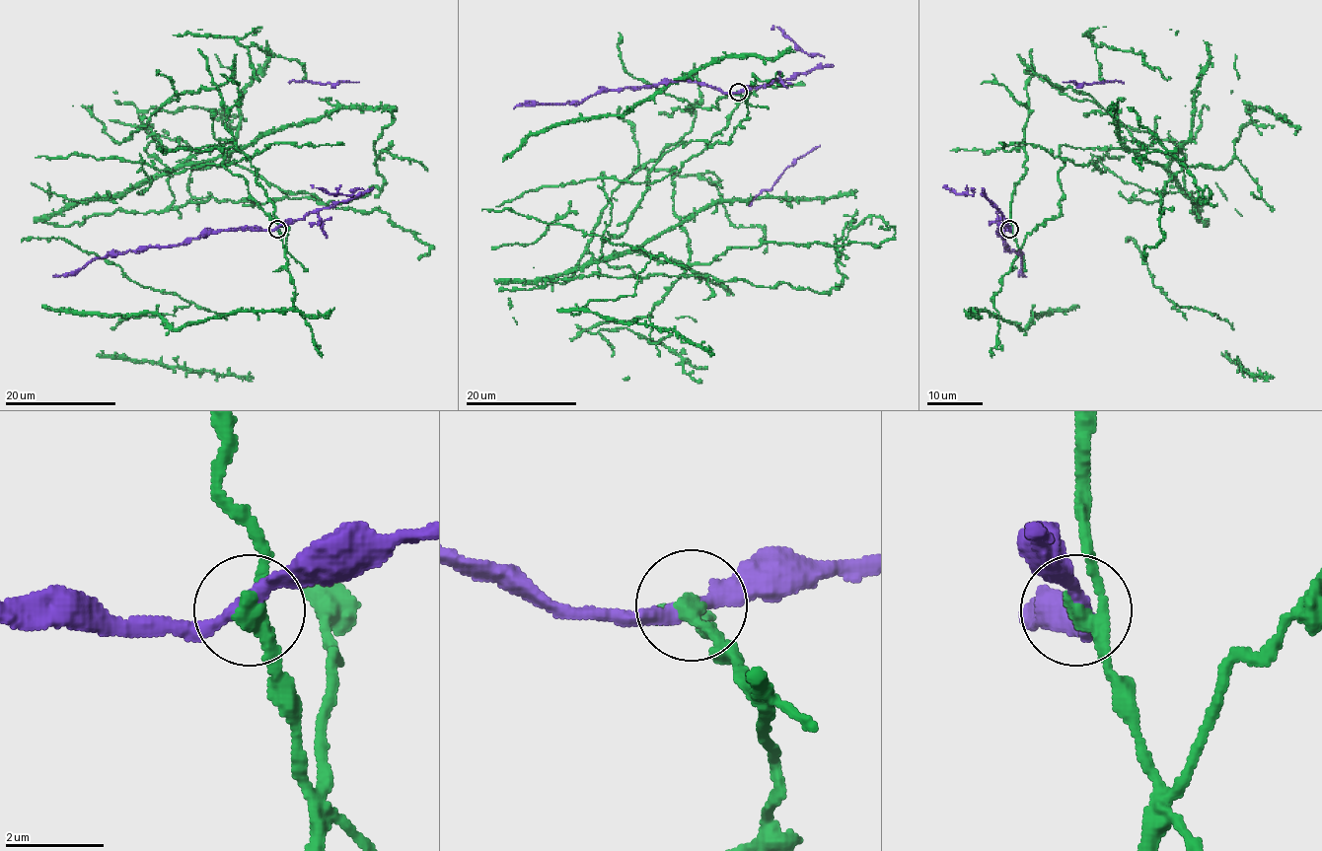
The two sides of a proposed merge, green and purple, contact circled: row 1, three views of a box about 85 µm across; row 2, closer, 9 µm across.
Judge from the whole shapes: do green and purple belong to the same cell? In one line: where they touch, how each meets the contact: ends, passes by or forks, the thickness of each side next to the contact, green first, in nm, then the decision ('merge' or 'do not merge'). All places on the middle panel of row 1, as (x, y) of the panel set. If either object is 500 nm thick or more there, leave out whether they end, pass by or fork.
place (738, 92); green passes by; purple passes by; calibres 280 and 280 nm; do not merge

